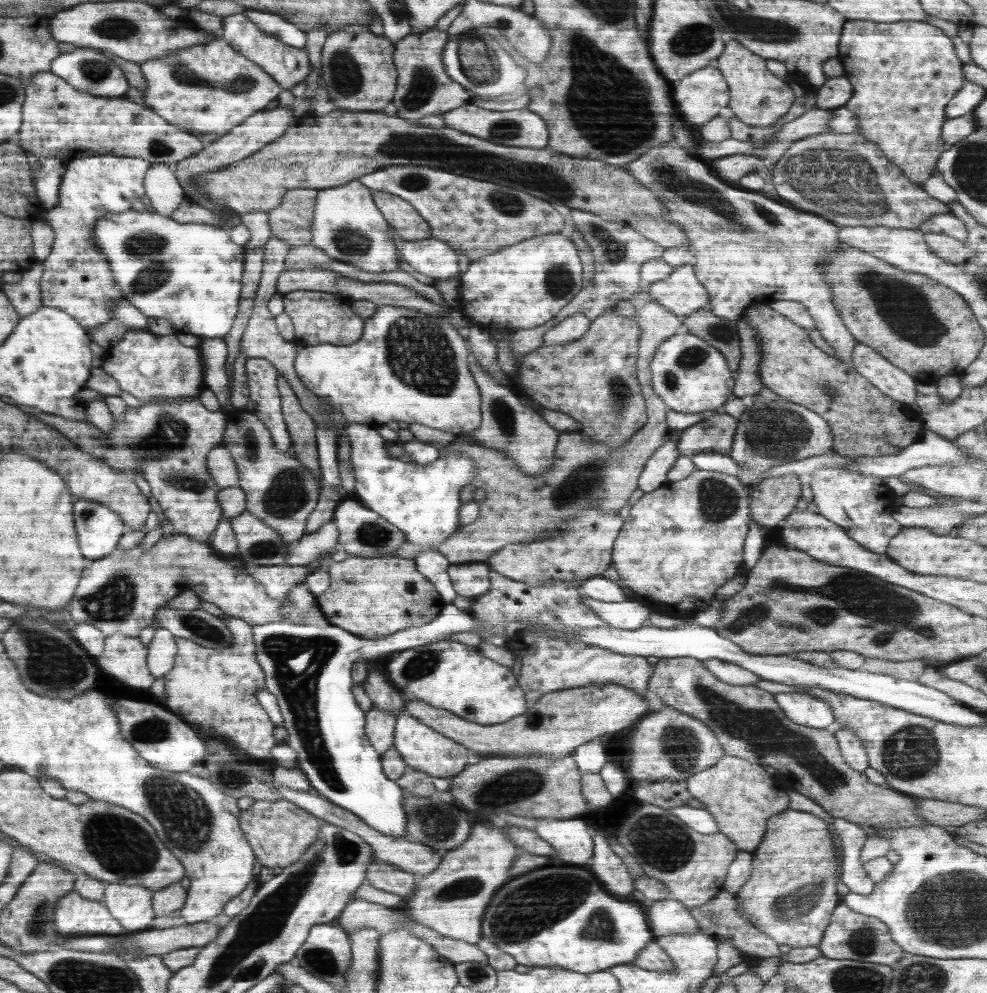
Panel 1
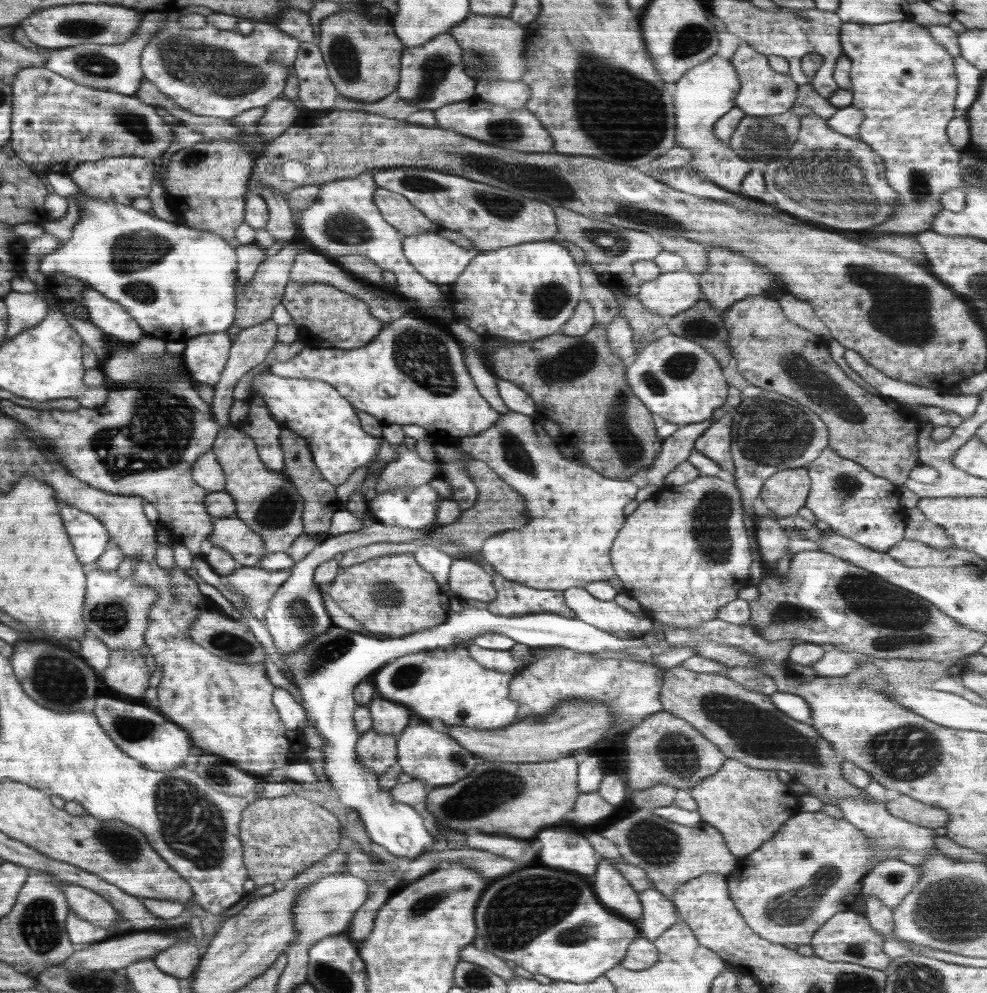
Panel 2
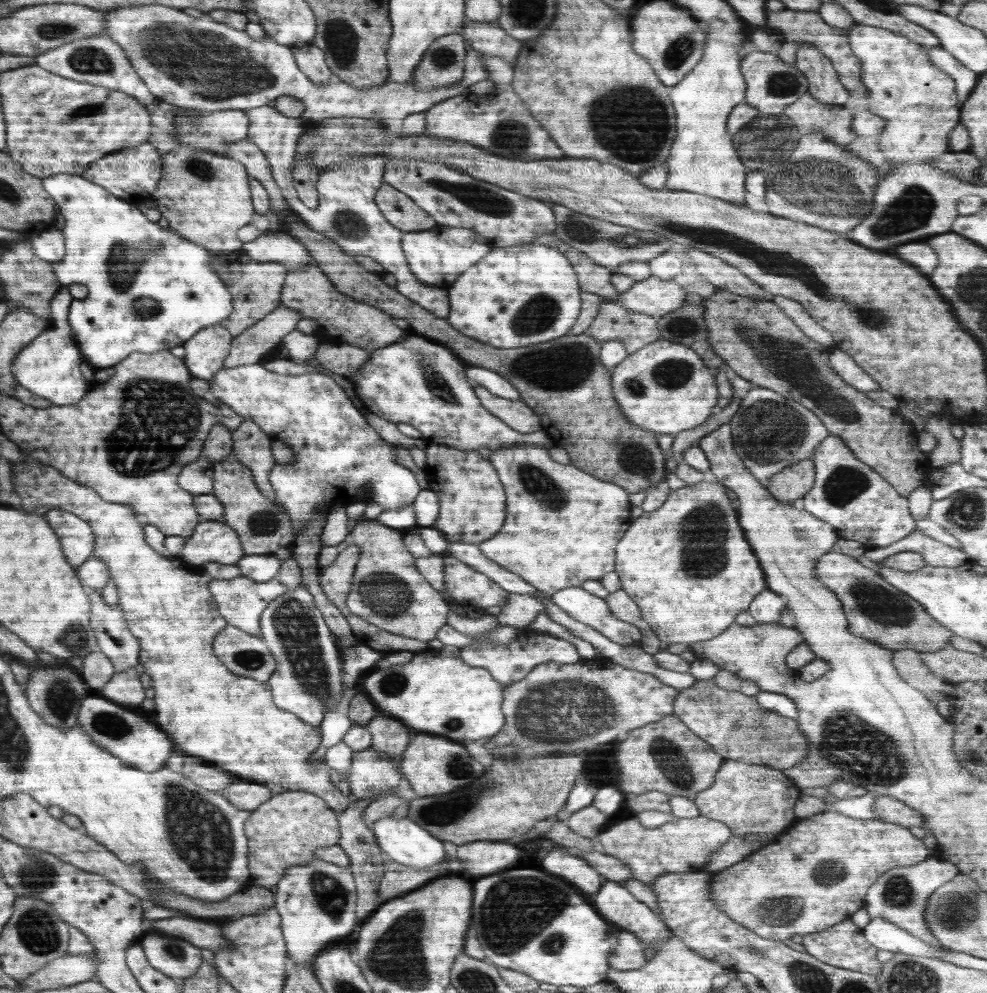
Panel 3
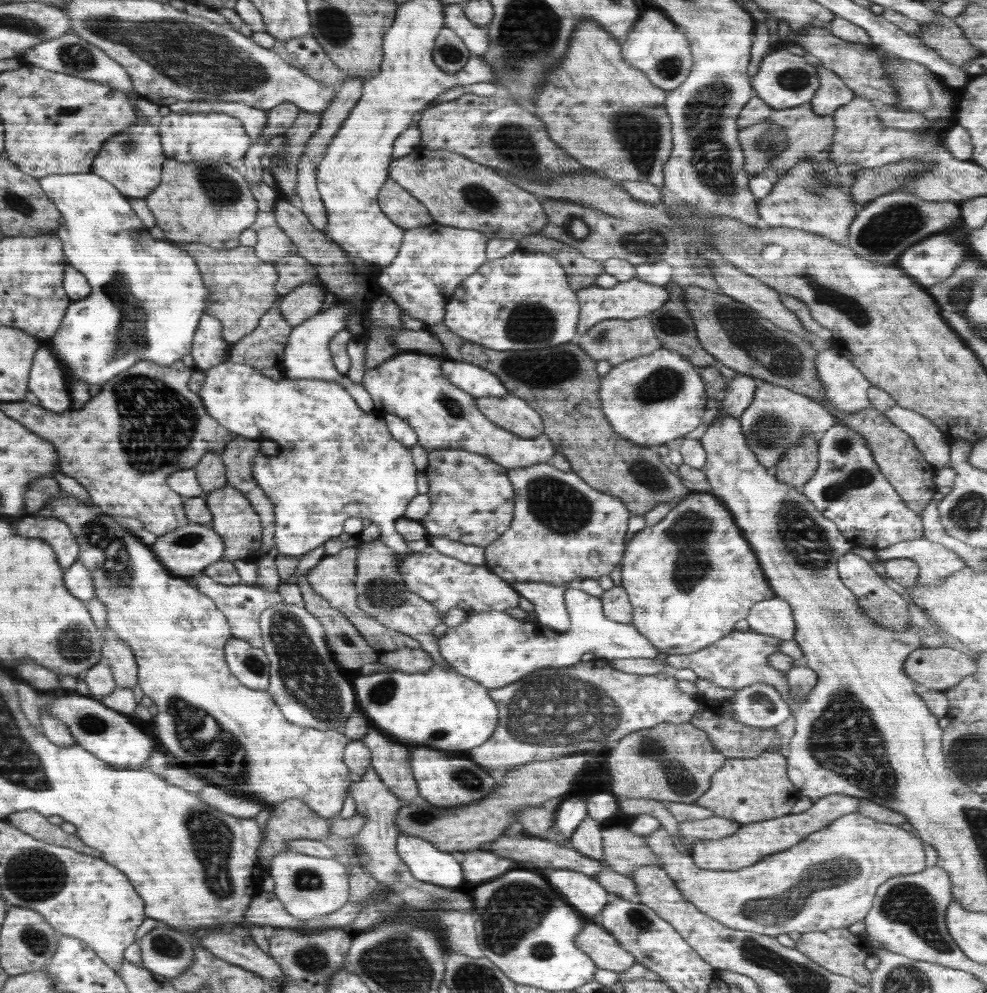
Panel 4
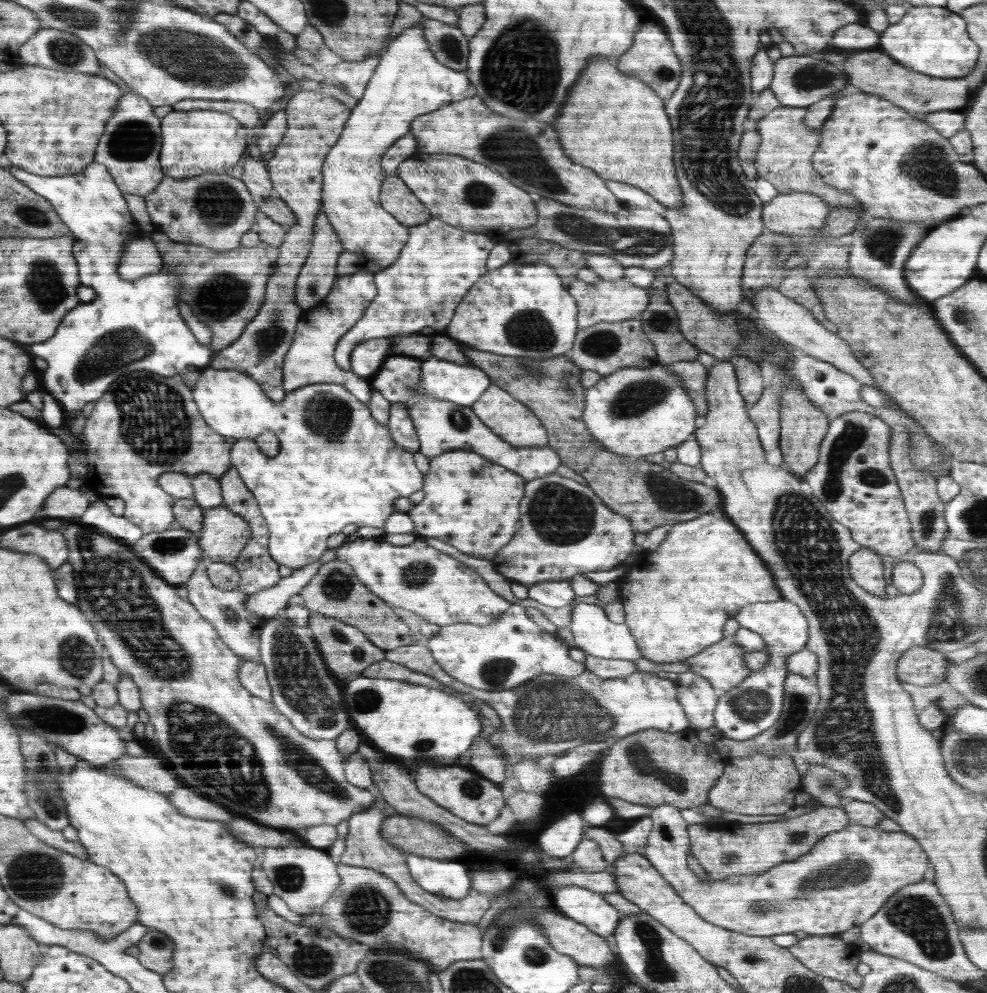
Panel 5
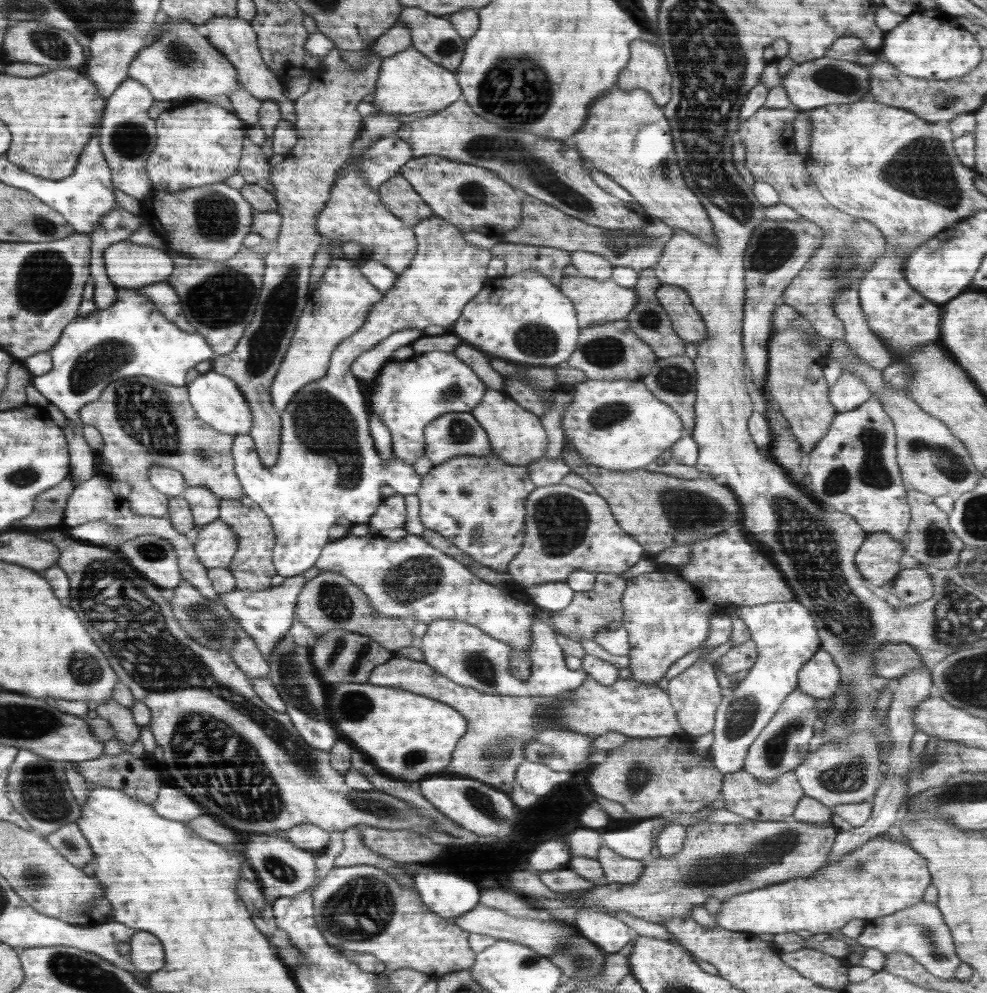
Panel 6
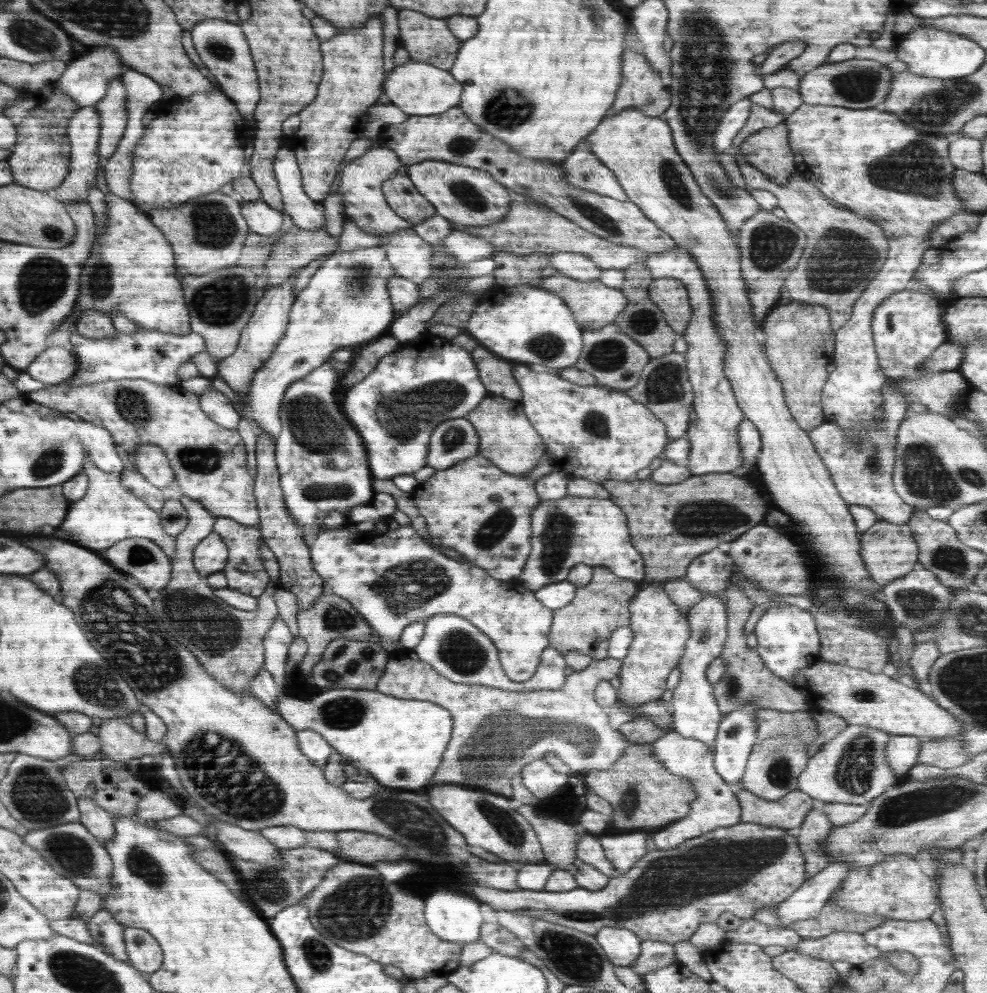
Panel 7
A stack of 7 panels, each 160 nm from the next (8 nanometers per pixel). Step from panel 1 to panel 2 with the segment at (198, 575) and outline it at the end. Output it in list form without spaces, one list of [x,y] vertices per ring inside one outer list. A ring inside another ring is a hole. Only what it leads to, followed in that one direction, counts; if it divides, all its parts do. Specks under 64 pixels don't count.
[[[91,569],[87,574],[87,597],[83,604],[83,621],[87,630],[107,644],[110,652],[116,649],[121,651],[139,651],[146,643],[145,632],[149,626],[149,612],[157,602],[157,592],[148,585],[139,585],[131,576],[122,578],[118,571],[103,571]]]

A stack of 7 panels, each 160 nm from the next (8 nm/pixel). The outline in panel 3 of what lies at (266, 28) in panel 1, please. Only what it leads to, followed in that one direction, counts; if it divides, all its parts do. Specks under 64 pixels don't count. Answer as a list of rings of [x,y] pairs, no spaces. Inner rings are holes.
[[[151,4],[150,6],[129,6],[116,10],[104,10],[107,28],[101,32],[114,39],[116,44],[128,54],[128,58],[135,67],[139,77],[147,83],[147,89],[158,98],[166,100],[168,104],[174,104],[184,108],[198,108],[204,112],[219,112],[223,110],[248,110],[259,106],[272,105],[279,96],[294,96],[305,104],[305,112],[301,118],[303,124],[317,123],[325,118],[356,117],[356,118],[381,118],[381,120],[400,120],[414,113],[426,113],[428,108],[464,94],[469,86],[487,79],[489,72],[481,65],[484,54],[472,47],[467,48],[465,56],[465,69],[463,80],[459,84],[446,88],[418,91],[412,84],[385,83],[382,86],[362,90],[347,82],[334,80],[325,86],[316,86],[296,64],[290,47],[276,44],[270,37],[253,39],[244,30],[236,30],[235,27],[216,22],[208,14],[200,18],[192,17],[176,7]]]

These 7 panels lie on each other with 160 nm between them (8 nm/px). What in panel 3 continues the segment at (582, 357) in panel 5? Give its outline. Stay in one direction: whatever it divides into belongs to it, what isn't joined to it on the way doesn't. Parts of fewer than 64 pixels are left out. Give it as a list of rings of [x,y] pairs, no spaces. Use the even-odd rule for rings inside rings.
[[[609,299],[599,305],[598,316],[594,318],[586,333],[600,344],[607,340],[622,341],[626,350],[632,355],[661,338],[657,318],[626,310]]]

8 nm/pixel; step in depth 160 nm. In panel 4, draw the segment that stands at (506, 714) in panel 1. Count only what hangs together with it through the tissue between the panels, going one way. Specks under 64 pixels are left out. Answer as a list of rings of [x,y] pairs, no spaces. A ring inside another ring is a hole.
[[[434,664],[427,671],[414,674],[399,670],[357,674],[352,685],[358,709],[367,716],[371,728],[380,730],[382,734],[410,750],[426,746],[442,752],[466,755],[466,752],[480,746],[492,736],[499,721],[498,709],[490,698],[489,690],[479,682],[460,674],[452,665],[445,668]]]

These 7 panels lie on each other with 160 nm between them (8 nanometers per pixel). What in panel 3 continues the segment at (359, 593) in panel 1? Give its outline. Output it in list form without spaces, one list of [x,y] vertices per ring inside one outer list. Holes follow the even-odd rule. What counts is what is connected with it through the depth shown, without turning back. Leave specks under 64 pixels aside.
[[[365,516],[355,520],[349,542],[360,548],[360,558],[345,603],[352,614],[392,634],[429,642],[447,624],[450,601],[434,590],[416,568],[415,558],[403,543],[403,531],[389,529]]]

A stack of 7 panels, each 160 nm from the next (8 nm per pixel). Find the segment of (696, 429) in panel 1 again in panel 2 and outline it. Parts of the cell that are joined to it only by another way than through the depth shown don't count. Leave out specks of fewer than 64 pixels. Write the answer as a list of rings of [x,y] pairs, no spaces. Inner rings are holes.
[[[731,413],[719,414],[696,439],[694,450],[715,460],[730,476],[735,464],[731,457]]]

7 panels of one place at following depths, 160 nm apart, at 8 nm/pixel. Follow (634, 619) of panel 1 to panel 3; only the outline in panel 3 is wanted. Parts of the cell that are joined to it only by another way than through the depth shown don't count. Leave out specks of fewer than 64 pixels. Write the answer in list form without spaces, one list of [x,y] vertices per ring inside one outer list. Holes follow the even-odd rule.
[[[581,586],[559,590],[552,595],[552,599],[570,617],[591,626],[612,642],[622,646],[640,646],[640,629],[618,618],[603,598],[586,592]]]

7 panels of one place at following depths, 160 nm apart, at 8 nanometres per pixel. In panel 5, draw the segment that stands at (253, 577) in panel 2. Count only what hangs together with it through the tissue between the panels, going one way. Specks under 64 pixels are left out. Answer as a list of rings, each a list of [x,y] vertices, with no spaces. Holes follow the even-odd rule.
[[[206,557],[201,558],[199,566],[195,569],[193,576],[186,581],[185,587],[189,589],[190,602],[196,602],[197,610],[208,619],[218,630],[221,638],[240,658],[261,663],[259,651],[259,636],[263,626],[263,618],[250,612],[245,605],[248,595],[236,588],[224,590],[217,587],[208,578],[206,571]]]

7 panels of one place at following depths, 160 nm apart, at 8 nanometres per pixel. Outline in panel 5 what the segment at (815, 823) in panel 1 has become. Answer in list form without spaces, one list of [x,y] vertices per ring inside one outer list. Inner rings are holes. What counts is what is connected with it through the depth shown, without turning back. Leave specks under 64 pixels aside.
[[[670,805],[652,807],[650,814],[653,820],[653,827],[647,838],[647,843],[635,851],[645,856],[652,864],[652,867],[664,877],[677,892],[677,895],[688,905],[690,905],[696,914],[699,914],[706,922],[711,922],[716,926],[724,927],[726,930],[733,930],[739,933],[747,934],[751,937],[770,937],[774,934],[788,934],[802,930],[807,935],[840,935],[844,931],[849,931],[850,928],[859,927],[863,922],[866,922],[885,902],[888,897],[891,897],[897,890],[903,889],[913,882],[918,882],[924,878],[924,873],[929,870],[929,858],[921,844],[909,834],[902,830],[885,831],[876,827],[862,826],[862,824],[850,822],[845,829],[828,833],[806,853],[799,856],[794,862],[784,862],[780,866],[772,866],[770,870],[756,874],[756,876],[734,876],[726,880],[716,880],[716,878],[700,878],[700,874],[696,874],[696,870],[689,870],[687,866],[688,850],[690,848],[689,834],[687,833],[687,822],[681,817],[678,809]]]

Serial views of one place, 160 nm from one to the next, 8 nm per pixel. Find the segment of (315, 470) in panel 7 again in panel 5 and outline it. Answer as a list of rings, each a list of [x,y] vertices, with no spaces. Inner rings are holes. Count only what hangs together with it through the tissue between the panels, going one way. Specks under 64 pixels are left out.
[[[434,217],[424,224],[410,227],[408,240],[396,262],[386,269],[374,270],[377,295],[362,319],[338,341],[333,356],[337,365],[350,371],[354,347],[371,338],[419,333],[426,327],[443,333],[463,296],[475,286],[480,276],[488,272],[488,256],[497,242],[498,238],[492,235],[469,233]],[[210,365],[206,368],[201,369],[201,375],[197,382],[197,385],[192,388],[192,396],[195,399],[195,402],[197,406],[199,407],[200,414],[203,415],[203,417],[206,419],[208,424],[218,433],[227,437],[237,438],[238,441],[236,442],[236,445],[231,450],[231,464],[234,465],[237,468],[237,471],[239,472],[241,478],[246,483],[248,490],[251,490],[251,493],[255,496],[255,499],[257,500],[257,503],[259,504],[260,512],[262,513],[262,516],[265,518],[266,525],[269,529],[269,553],[270,556],[278,563],[284,566],[289,566],[292,570],[297,568],[302,568],[303,566],[306,566],[307,564],[316,562],[319,560],[320,556],[324,554],[327,550],[327,538],[331,537],[332,534],[340,533],[342,529],[349,524],[355,524],[357,527],[374,527],[379,528],[380,530],[384,531],[384,524],[386,523],[386,519],[395,511],[395,500],[398,498],[408,498],[410,494],[414,494],[414,492],[418,492],[418,490],[421,490],[423,487],[423,474],[418,470],[416,465],[414,464],[413,454],[410,451],[407,451],[406,449],[403,449],[399,444],[396,444],[394,442],[394,439],[391,437],[391,434],[389,433],[389,428],[385,427],[384,425],[381,425],[372,415],[371,410],[368,405],[362,404],[359,400],[356,400],[356,397],[354,397],[354,394],[350,393],[344,386],[340,384],[335,383],[319,383],[319,384],[310,384],[308,386],[302,386],[302,388],[298,390],[292,390],[292,392],[285,394],[284,398],[279,402],[274,402],[271,398],[268,398],[268,396],[264,396],[264,392],[260,390],[260,386],[250,378],[250,376],[245,375],[243,372],[235,371],[235,370],[216,370],[215,368],[212,368]],[[266,430],[271,430],[274,432],[274,434],[278,437],[279,444],[281,445],[281,449],[279,450],[279,453],[276,454],[276,456],[268,456],[265,455],[259,448],[257,448],[257,445],[255,442],[253,442],[253,438],[256,438],[259,434],[262,434],[262,432]]]

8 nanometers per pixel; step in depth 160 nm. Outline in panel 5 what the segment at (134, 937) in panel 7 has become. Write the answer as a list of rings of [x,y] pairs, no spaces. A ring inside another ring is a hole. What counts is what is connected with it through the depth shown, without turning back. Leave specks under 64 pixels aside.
[[[150,928],[140,939],[137,947],[139,948],[137,959],[144,968],[161,975],[171,972],[174,965],[175,944],[164,931]]]

